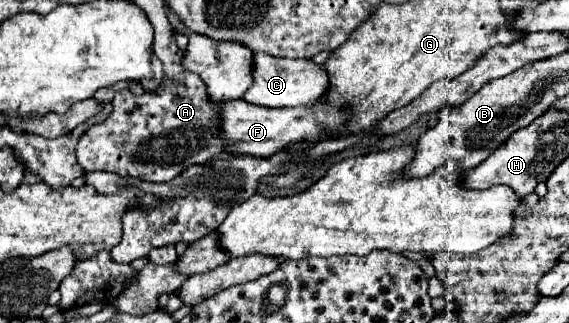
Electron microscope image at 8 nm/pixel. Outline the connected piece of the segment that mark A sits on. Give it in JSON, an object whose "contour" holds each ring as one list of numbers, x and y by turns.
{"contour":[[187,72,181,80,165,76,163,84,143,96,135,96,127,88,115,94,111,116,91,126,77,142,77,160,83,170,113,172,145,182,169,182,185,168,225,152,225,144,219,136,219,108,217,102,207,98,203,80]]}

